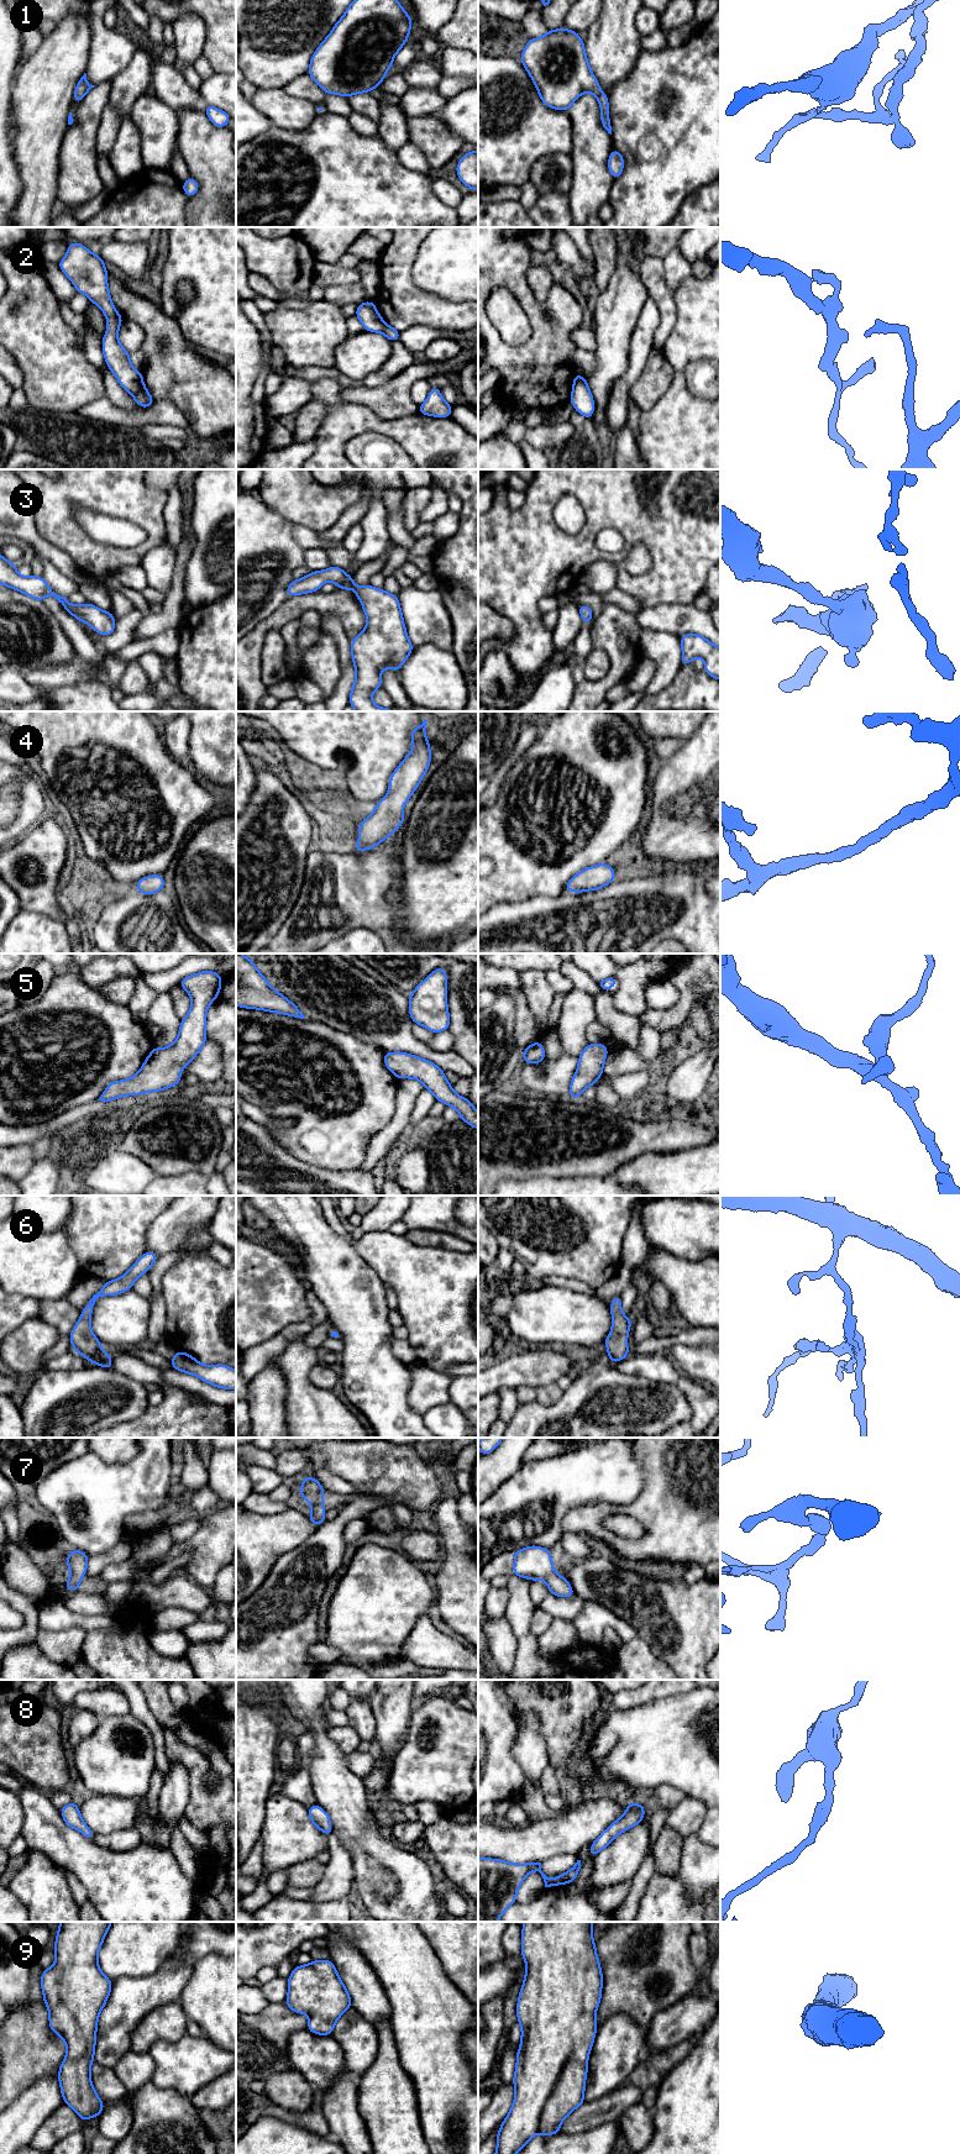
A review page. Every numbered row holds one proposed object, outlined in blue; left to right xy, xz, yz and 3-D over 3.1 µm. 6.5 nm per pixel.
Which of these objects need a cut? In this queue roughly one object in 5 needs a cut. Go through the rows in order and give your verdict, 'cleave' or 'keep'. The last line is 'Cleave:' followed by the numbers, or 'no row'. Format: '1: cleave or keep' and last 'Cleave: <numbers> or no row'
1: keep
2: cleave
3: keep
4: keep
5: keep
6: keep
7: keep
8: keep
9: keep
Cleave: 2

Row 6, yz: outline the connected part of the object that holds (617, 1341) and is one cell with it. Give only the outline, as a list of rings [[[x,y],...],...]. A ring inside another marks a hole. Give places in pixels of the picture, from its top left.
[[[615,1296],[610,1301],[612,1330],[604,1341],[609,1355],[608,1360],[612,1364],[621,1361],[630,1355],[628,1350],[628,1333],[630,1331],[631,1318],[625,1317],[620,1307],[621,1296]]]

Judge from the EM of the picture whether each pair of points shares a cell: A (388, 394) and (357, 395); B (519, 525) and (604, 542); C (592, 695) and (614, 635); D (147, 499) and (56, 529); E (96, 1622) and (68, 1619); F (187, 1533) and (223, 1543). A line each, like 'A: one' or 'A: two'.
A: one
B: two
C: one
D: one
E: one
F: two

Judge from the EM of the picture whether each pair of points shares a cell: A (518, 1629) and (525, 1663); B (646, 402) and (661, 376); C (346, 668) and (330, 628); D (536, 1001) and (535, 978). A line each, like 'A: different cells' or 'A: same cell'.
A: same cell
B: same cell
C: same cell
D: same cell

